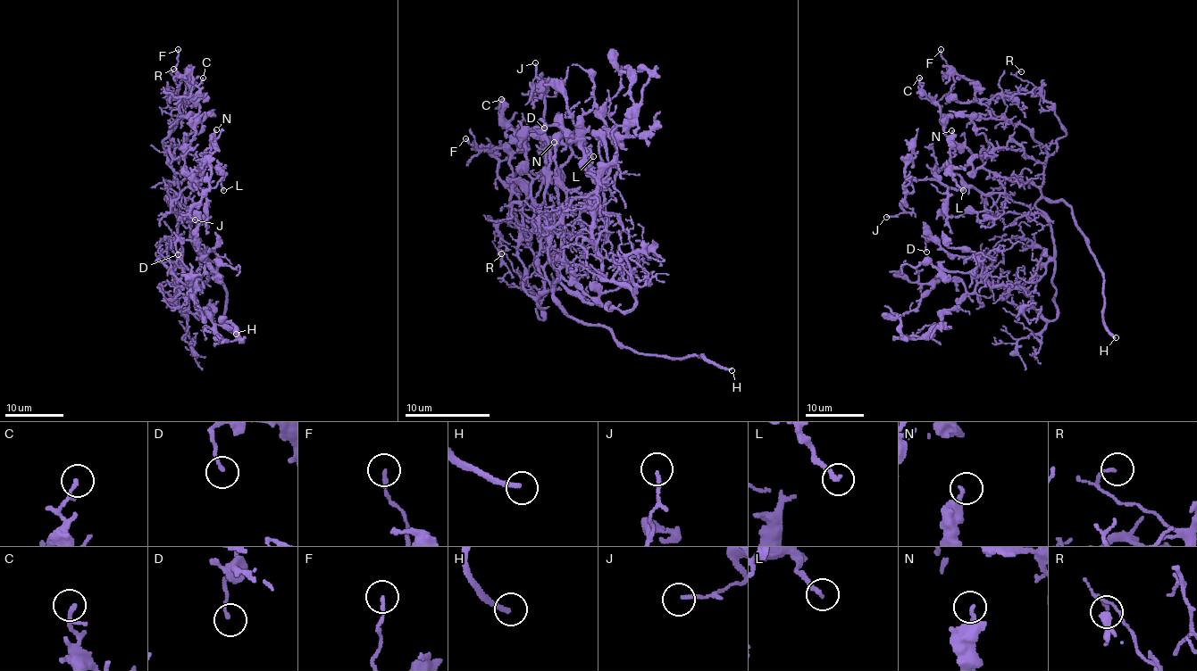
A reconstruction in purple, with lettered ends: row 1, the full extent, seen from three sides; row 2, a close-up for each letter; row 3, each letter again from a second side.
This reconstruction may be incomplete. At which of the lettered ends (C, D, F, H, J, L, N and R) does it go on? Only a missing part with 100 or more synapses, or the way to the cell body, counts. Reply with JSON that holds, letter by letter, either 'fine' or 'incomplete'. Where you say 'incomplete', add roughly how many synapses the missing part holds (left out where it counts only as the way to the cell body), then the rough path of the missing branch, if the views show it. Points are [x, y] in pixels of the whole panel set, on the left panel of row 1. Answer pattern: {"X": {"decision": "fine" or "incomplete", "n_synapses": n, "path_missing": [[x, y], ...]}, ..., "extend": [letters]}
{"C": {"decision": "fine"}, "D": {"decision": "fine"}, "F": {"decision": "fine"}, "H": {"decision": "incomplete"}, "J": {"decision": "fine"}, "L": {"decision": "fine"}, "N": {"decision": "fine"}, "R": {"decision": "fine"}, "extend": ["H"]}

